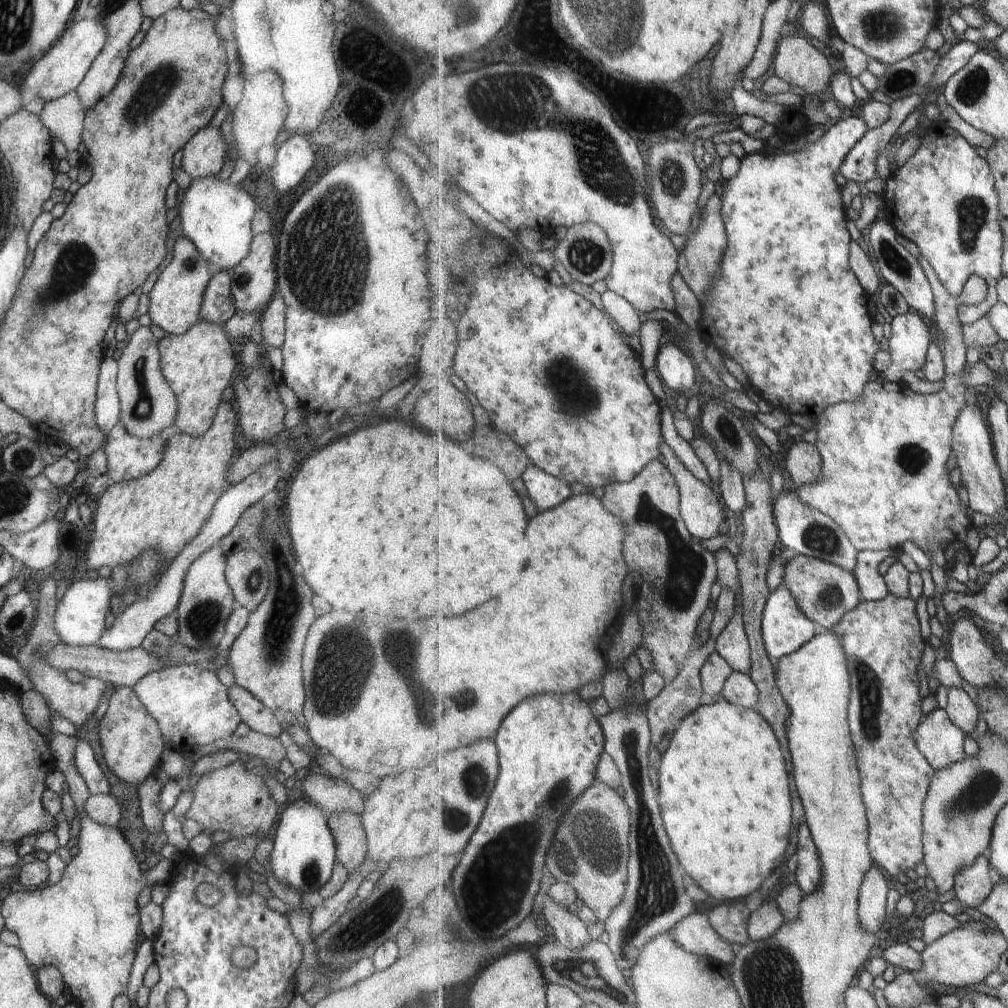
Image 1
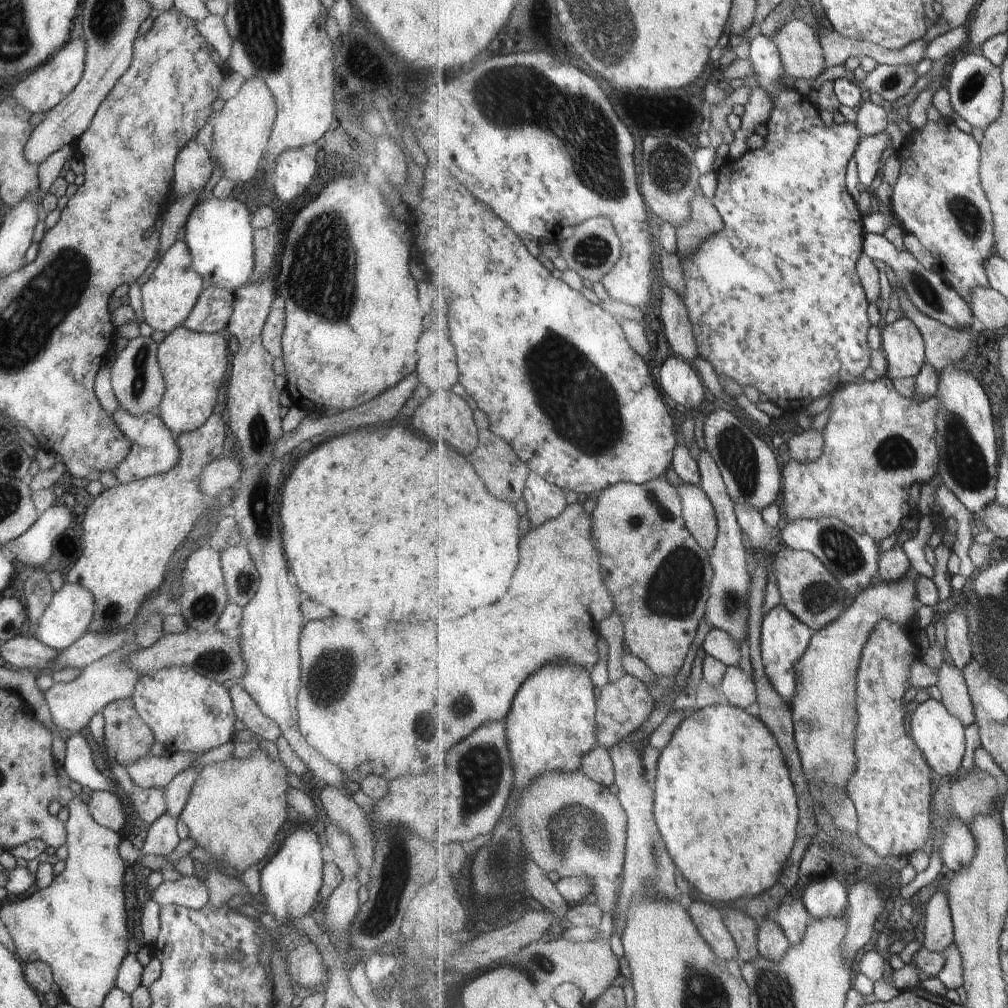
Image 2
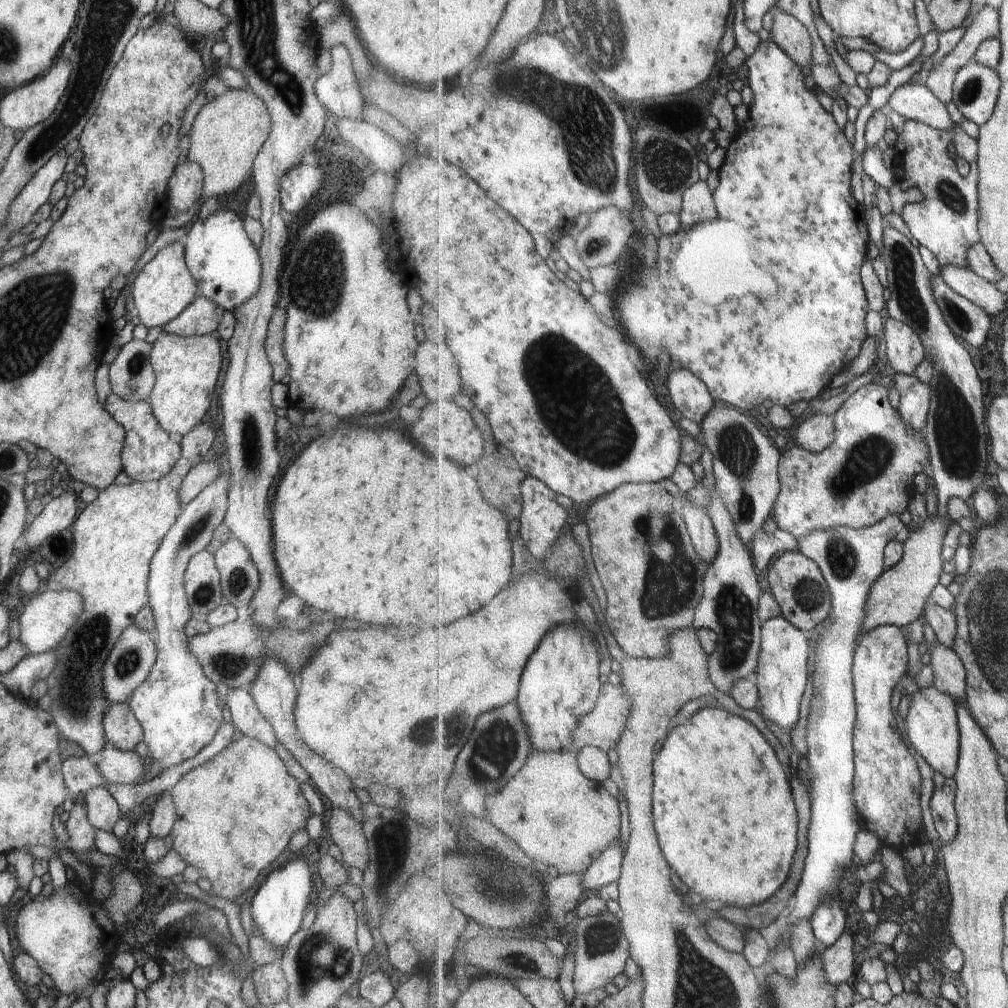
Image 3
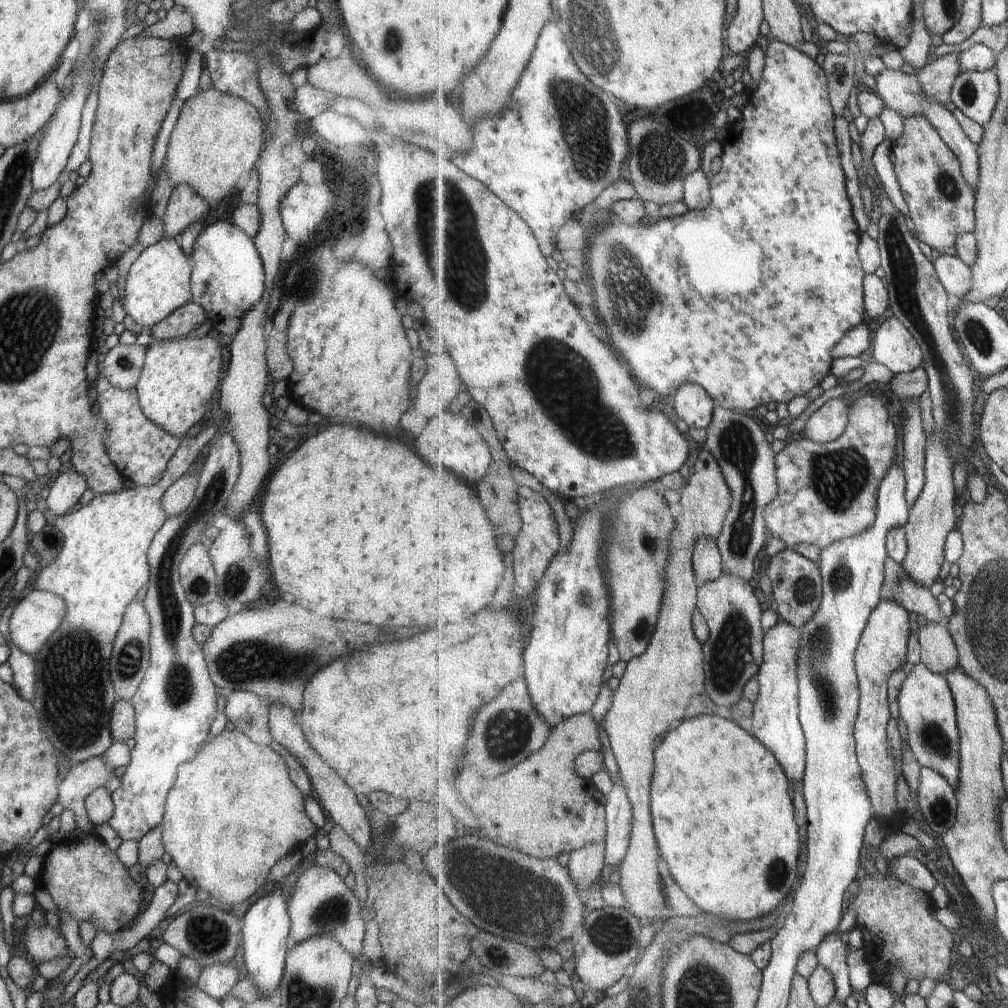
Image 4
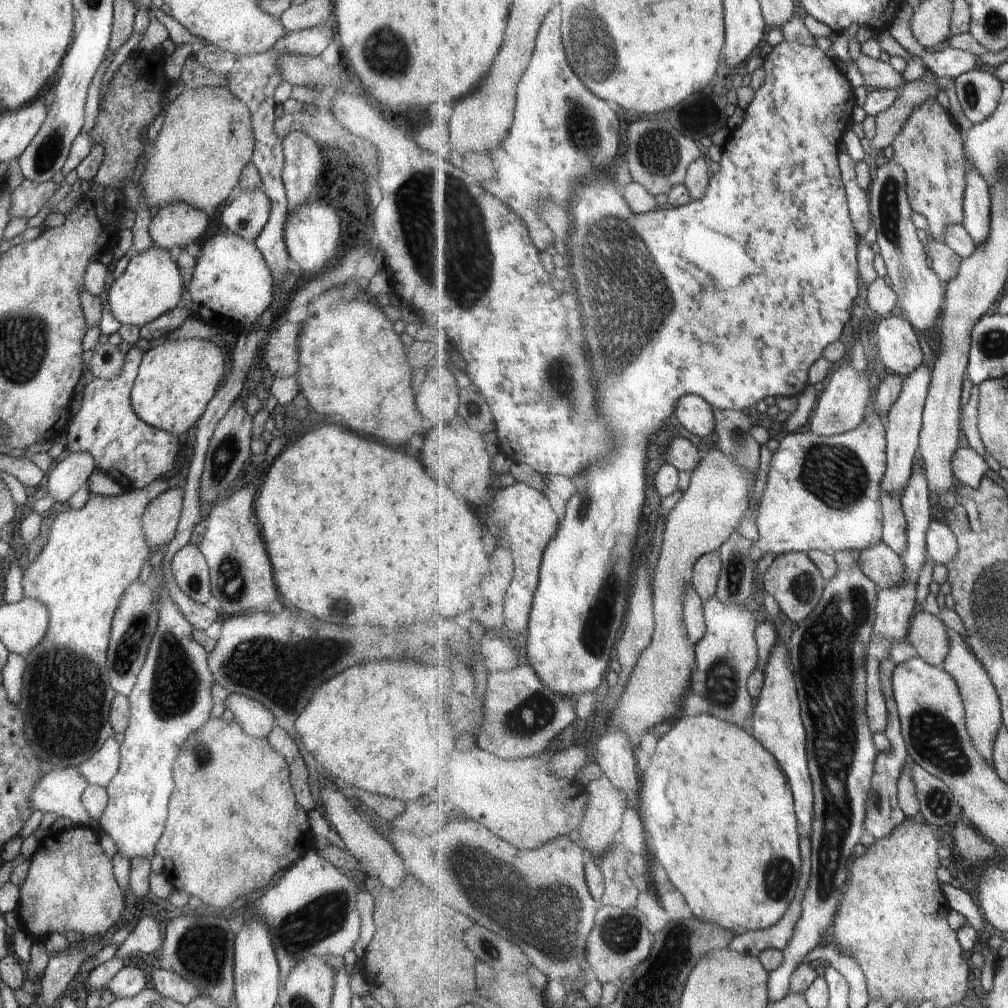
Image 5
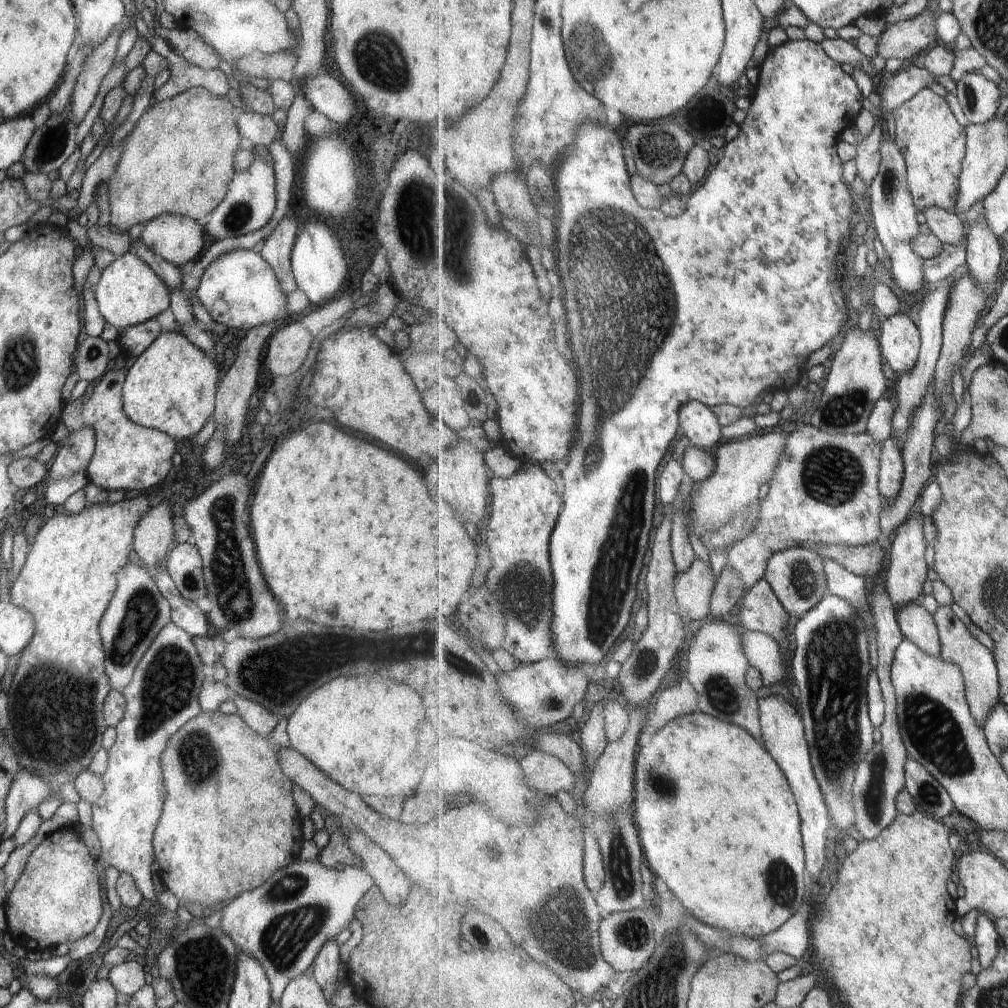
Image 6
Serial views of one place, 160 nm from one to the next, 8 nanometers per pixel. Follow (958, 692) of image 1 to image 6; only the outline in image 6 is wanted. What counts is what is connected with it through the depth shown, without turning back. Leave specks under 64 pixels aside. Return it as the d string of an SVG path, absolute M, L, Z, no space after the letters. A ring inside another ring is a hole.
M907 605L896 613L900 629L905 638L914 642L921 650L934 657L942 656L942 642L933 616L923 605Z

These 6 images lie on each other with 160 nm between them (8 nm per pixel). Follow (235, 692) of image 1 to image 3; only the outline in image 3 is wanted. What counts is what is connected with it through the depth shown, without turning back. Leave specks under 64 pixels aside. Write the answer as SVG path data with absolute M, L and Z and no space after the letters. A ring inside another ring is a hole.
M246 688L228 689L225 696L231 723L243 735L274 747L277 743L272 726L263 718Z

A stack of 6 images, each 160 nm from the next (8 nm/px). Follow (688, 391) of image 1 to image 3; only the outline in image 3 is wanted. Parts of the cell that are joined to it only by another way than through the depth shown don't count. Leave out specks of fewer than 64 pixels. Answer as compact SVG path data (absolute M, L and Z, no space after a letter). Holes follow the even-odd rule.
M671 368L668 391L673 406L682 417L701 425L716 406L709 388L693 372L685 368Z

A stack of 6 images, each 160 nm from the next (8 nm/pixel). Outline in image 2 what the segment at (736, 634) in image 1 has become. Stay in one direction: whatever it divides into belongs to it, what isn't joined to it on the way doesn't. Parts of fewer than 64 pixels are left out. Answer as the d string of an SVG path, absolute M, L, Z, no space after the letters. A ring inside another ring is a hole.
M711 629L702 644L706 655L713 656L716 660L723 662L727 667L739 666L741 660L741 648L733 642L733 636L721 629Z

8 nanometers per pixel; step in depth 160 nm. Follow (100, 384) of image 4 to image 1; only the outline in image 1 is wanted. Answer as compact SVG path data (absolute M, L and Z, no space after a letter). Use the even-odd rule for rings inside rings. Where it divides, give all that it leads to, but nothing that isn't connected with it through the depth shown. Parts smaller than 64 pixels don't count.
M121 423L115 424L106 434L103 451L106 458L106 476L114 483L128 481L141 475L147 475L154 466L162 459L165 441L159 435L151 435L149 438L135 438L131 436Z

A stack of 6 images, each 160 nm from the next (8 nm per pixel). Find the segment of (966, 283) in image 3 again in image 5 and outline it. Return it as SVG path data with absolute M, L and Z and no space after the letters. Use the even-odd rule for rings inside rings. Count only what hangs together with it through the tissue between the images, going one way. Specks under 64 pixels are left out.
M932 235L930 237L924 243L925 252L932 261L933 268L941 281L951 282L959 274L962 259L945 242L937 240Z

